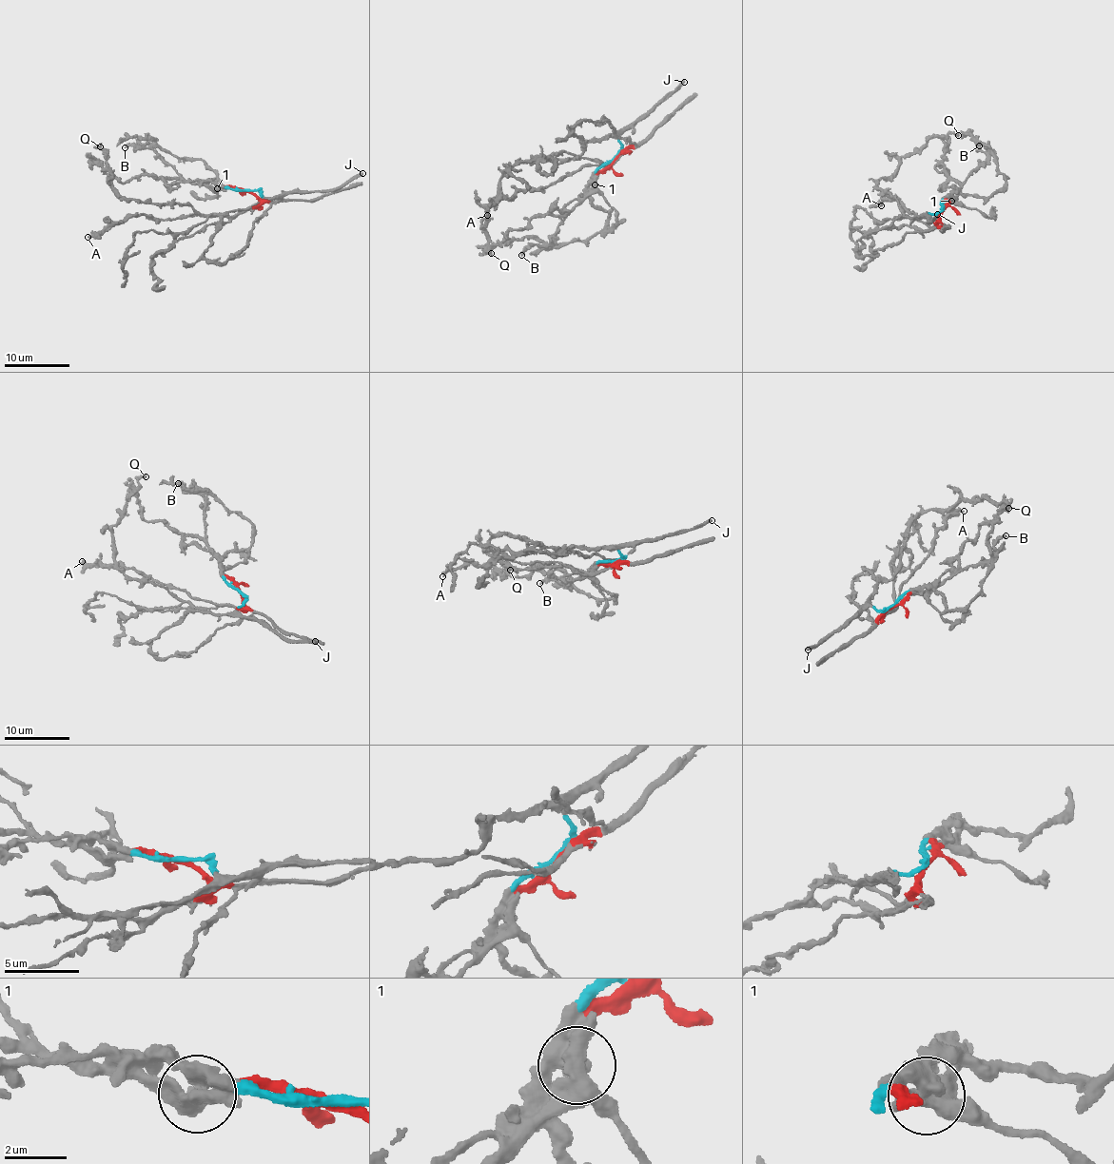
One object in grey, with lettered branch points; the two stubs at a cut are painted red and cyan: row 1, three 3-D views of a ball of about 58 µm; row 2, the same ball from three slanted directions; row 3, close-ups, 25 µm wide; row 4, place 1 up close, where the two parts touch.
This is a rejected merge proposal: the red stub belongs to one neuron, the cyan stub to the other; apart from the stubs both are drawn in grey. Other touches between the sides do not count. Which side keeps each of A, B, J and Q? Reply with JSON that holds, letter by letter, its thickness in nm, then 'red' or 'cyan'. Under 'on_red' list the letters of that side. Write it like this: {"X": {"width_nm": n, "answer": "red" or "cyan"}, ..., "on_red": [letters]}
{"A": {"width_nm": 320, "answer": "red"}, "B": {"width_nm": 320, "answer": "red"}, "J": {"width_nm": 360, "answer": "cyan"}, "Q": {"width_nm": 440, "answer": "cyan"}, "on_red": ["A", "B"]}

